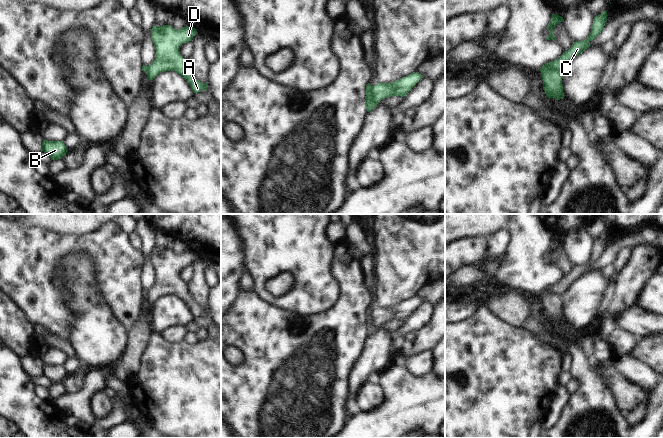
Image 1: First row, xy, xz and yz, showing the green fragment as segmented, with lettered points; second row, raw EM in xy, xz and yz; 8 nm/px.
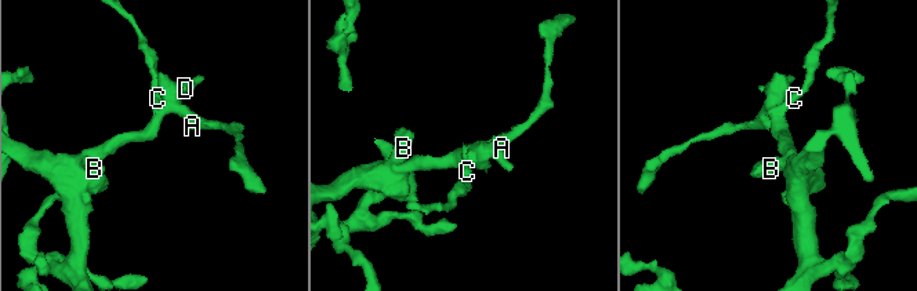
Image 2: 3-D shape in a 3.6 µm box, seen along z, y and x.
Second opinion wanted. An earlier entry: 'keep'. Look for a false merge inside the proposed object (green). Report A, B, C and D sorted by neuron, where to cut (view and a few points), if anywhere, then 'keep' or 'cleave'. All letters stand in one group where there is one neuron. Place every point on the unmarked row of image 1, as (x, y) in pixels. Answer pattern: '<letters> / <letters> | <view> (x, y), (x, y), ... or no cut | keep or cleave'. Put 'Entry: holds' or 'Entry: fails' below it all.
A B D / C | xz (371, 310), (371, 322), (377, 327) | cleave
Entry: fails

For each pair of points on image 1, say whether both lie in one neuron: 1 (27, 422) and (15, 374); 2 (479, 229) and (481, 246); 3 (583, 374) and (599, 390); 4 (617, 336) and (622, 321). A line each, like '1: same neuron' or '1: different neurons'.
1: same neuron
2: different neurons
3: same neuron
4: different neurons

